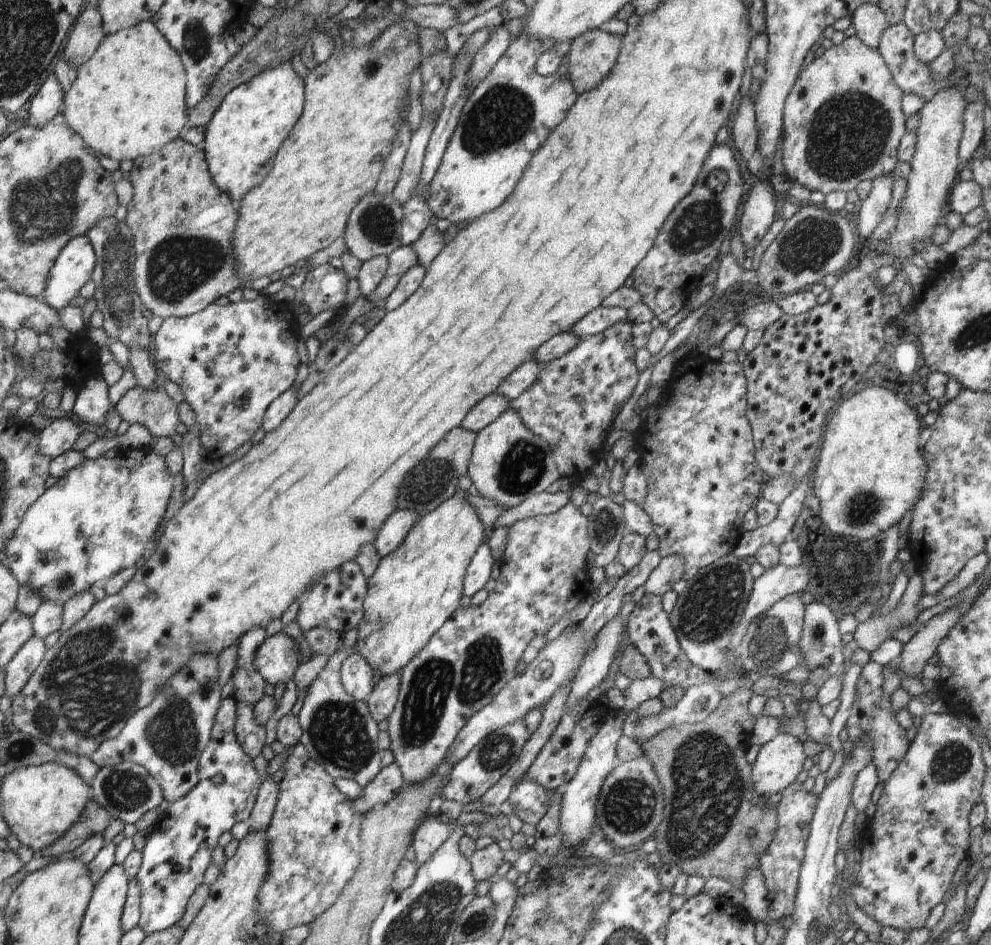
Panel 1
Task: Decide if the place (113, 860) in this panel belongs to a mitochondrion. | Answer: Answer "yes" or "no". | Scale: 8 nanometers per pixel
no

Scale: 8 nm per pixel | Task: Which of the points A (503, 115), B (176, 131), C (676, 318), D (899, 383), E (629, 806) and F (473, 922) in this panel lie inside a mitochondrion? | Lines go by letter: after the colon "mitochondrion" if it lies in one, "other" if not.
A: mitochondrion
B: other
C: other
D: other
E: mitochondrion
F: mitochondrion

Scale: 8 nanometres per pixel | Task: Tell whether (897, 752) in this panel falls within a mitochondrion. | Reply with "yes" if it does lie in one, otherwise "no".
no

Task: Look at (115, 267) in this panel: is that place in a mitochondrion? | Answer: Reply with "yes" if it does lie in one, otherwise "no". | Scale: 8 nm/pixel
yes

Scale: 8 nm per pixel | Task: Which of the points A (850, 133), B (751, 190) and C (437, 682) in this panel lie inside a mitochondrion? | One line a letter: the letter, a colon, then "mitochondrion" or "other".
A: mitochondrion
B: other
C: mitochondrion

